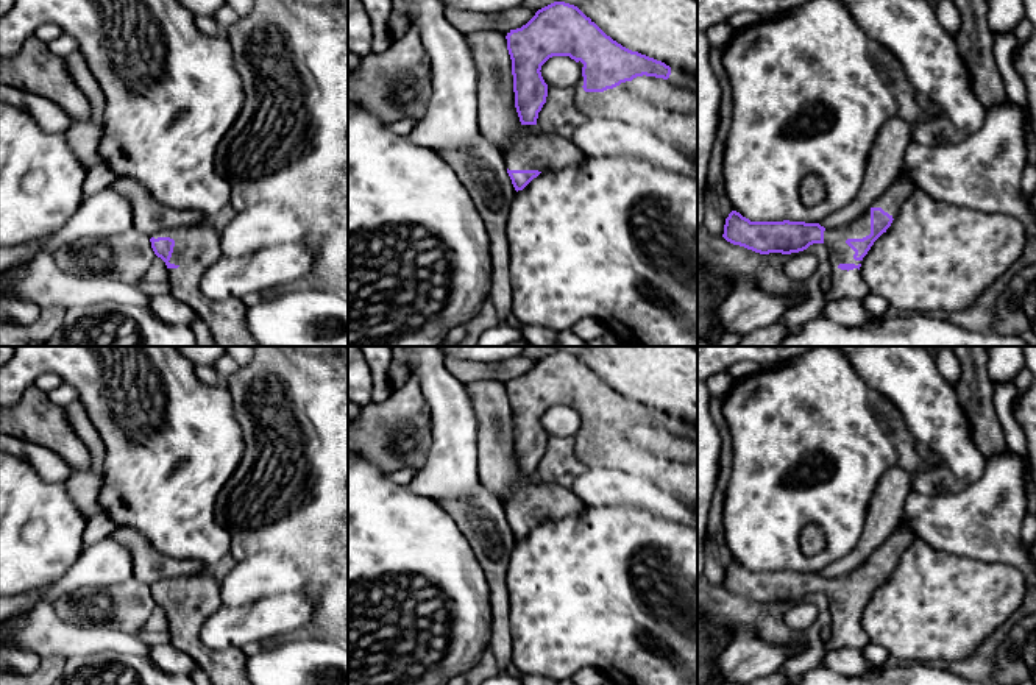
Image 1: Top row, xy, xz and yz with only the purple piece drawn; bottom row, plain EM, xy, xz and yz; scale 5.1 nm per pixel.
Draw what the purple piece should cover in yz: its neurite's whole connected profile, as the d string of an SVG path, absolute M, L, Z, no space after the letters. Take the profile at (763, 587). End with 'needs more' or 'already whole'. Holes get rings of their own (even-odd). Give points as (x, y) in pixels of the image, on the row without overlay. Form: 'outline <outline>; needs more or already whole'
outline M897 526L869 560L852 573L833 579L825 579L819 573L789 570L750 571L732 560L726 568L722 587L760 604L791 604L813 593L824 593L830 605L833 634L827 648L861 649L869 643L860 623L861 610L891 576L913 538L908 527Z; needs more

